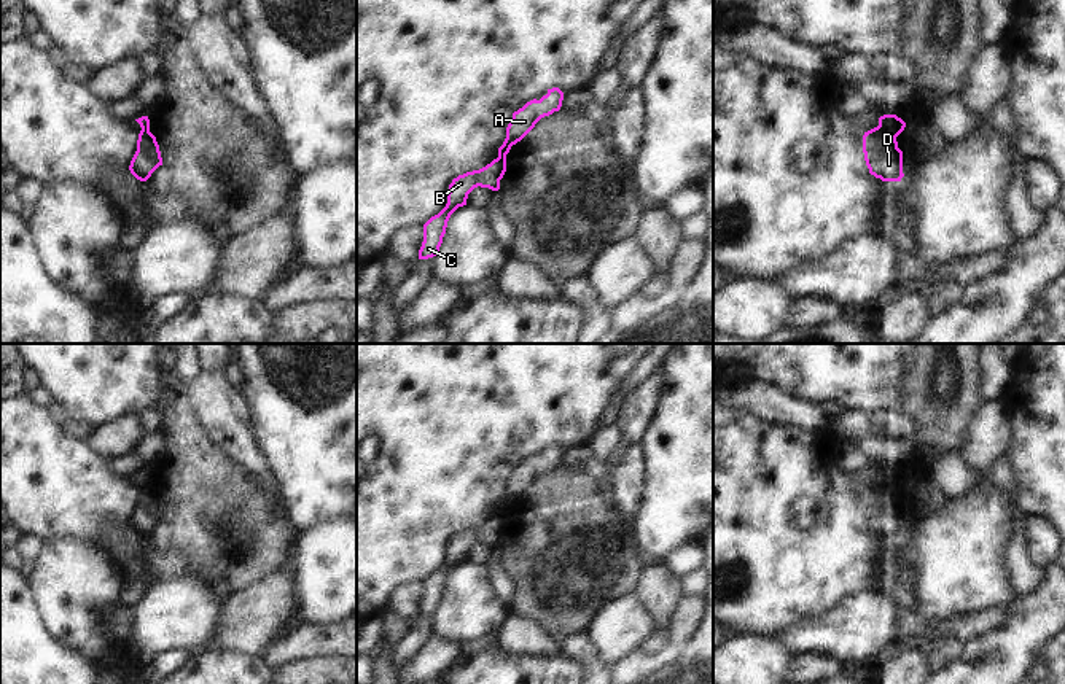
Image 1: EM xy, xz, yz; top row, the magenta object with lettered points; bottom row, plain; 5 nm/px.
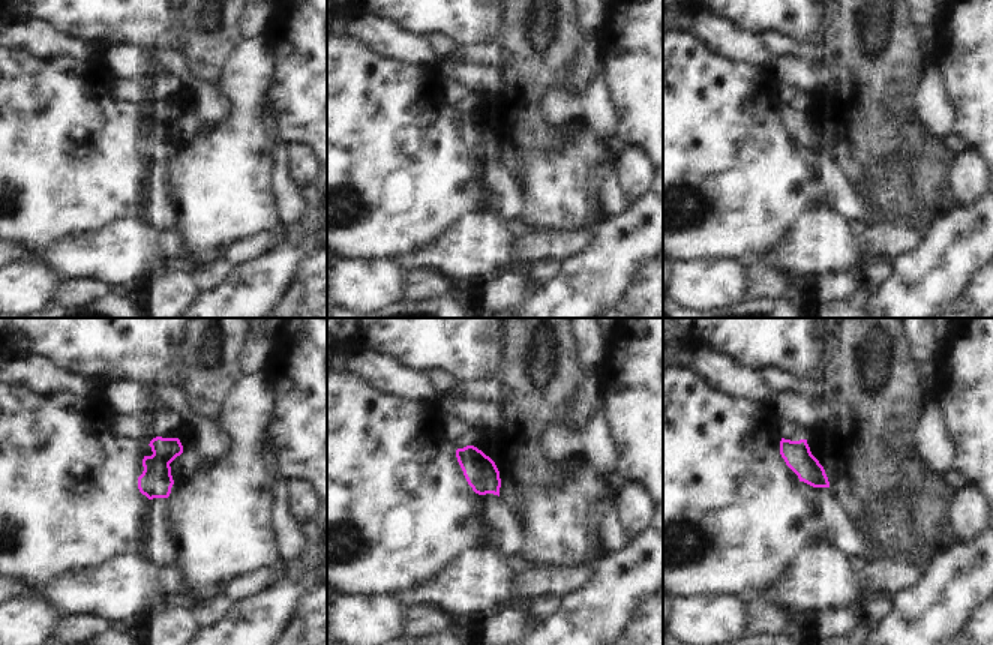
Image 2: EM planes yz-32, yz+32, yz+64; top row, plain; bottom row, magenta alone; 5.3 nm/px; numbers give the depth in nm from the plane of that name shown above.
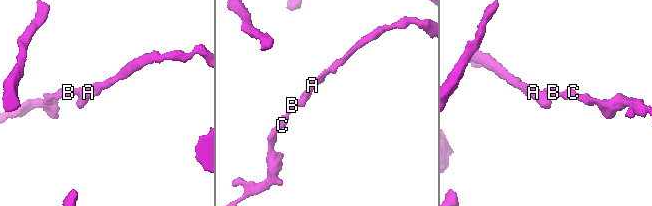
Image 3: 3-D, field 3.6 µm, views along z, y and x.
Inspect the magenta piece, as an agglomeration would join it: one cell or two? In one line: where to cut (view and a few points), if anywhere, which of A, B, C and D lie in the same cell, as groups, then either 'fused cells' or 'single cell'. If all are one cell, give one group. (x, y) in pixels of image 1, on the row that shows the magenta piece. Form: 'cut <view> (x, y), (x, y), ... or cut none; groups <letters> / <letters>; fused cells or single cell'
cut yz (877, 126), (897, 136); groups A D / B C; fused cells

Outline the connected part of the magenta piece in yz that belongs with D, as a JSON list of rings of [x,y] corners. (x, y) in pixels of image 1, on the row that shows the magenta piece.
[[[879,126],[864,132],[863,153],[869,173],[882,181],[901,181],[903,151],[898,148],[896,135]]]

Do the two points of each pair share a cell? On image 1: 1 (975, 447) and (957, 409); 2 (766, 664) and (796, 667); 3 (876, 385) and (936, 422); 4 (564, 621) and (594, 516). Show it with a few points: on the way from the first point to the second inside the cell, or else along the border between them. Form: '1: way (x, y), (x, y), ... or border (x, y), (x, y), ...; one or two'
1: border (984, 404), (965, 427), (957, 450); two
2: border (790, 659), (787, 667); two
3: border (912, 368), (908, 408), (905, 411); two
4: way (564, 594), (565, 568), (588, 549), (588, 543); one

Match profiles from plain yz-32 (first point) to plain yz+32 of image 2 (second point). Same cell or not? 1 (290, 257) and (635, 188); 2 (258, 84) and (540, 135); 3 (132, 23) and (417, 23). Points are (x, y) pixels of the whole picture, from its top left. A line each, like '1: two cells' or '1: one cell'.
1: two cells
2: two cells
3: one cell

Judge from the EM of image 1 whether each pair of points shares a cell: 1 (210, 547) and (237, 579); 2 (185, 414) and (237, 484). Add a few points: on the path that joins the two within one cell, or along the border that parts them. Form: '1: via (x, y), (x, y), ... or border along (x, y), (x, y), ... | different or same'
1: via (218, 555), (230, 571) | same
2: via (191, 431), (193, 441), (220, 468) | same

